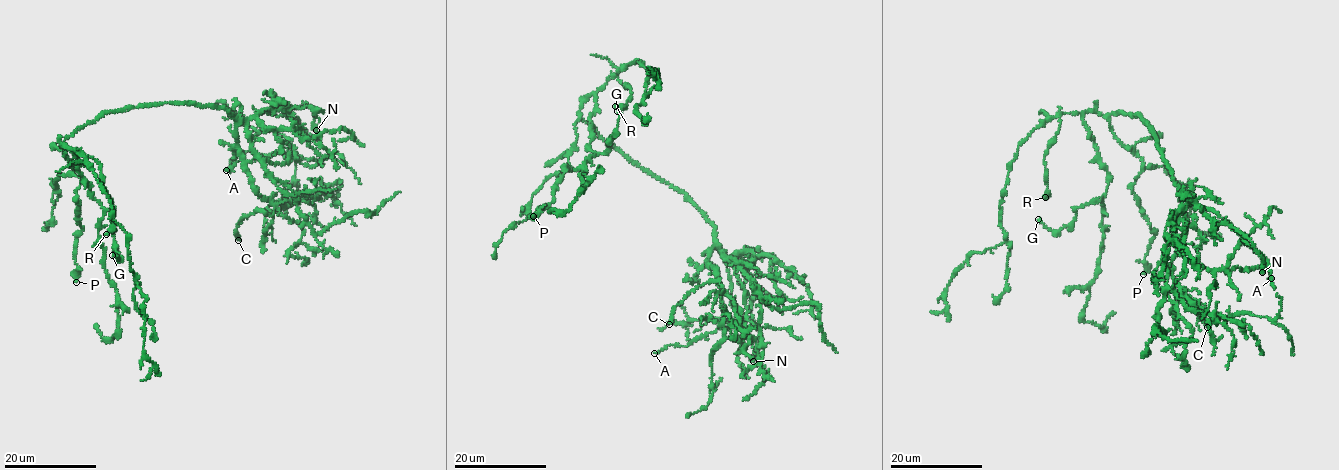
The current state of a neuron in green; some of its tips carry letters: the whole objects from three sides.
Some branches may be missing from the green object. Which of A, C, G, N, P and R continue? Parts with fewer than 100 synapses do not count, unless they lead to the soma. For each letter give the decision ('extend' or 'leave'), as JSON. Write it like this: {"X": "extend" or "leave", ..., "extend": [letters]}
{"A": "leave", "C": "leave", "G": "leave", "N": "leave", "P": "leave", "R": "leave", "extend": []}

